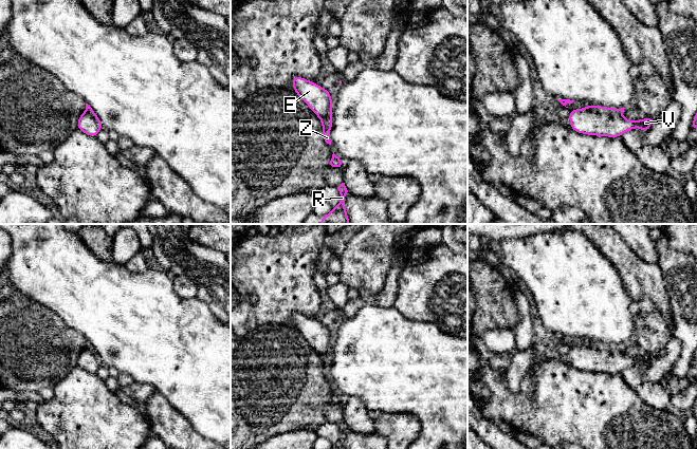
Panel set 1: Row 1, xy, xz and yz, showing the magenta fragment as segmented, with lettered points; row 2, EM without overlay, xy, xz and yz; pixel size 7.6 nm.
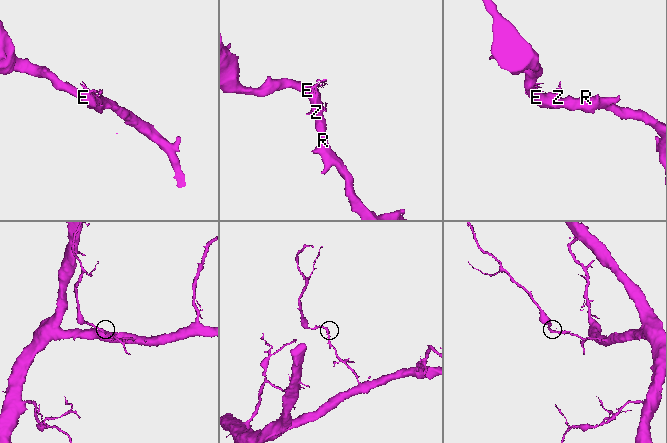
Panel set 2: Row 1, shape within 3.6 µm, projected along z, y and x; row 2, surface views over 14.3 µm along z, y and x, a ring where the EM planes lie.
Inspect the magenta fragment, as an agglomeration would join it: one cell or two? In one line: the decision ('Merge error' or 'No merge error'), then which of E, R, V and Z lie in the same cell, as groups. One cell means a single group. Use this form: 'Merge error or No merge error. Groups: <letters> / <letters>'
Merge error. Groups: E R V / Z

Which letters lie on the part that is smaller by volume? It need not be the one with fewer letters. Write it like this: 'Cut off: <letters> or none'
Cut off: Z

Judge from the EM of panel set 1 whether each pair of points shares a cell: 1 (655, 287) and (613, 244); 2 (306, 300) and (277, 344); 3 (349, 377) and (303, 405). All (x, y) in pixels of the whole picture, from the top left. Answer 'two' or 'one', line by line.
1: one
2: two
3: two

